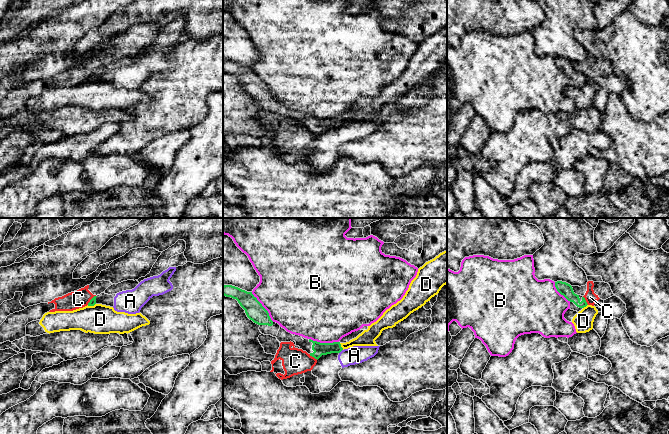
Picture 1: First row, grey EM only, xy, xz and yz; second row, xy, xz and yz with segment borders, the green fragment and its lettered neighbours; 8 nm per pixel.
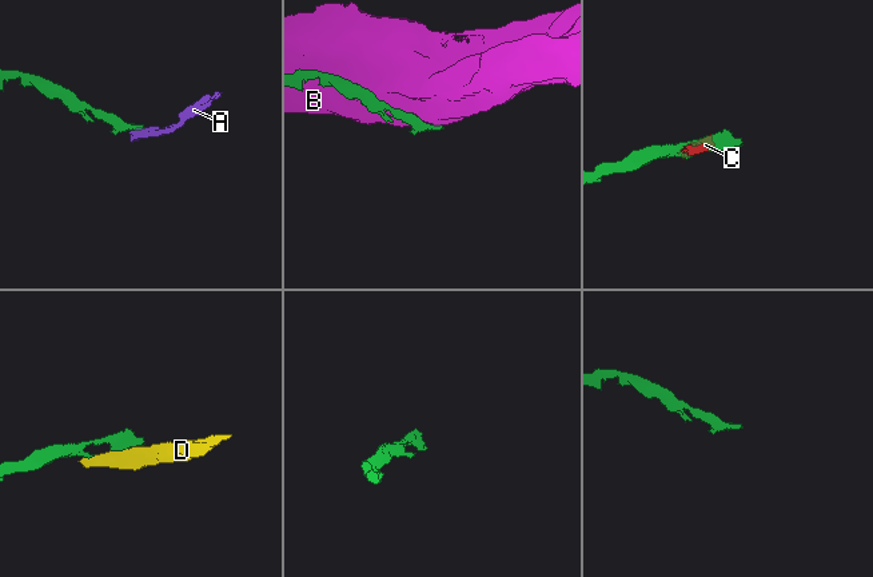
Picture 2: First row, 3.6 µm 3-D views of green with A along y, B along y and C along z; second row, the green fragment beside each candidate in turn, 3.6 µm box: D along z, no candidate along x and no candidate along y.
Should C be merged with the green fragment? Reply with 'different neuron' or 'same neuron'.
different neuron

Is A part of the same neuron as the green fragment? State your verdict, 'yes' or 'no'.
no

